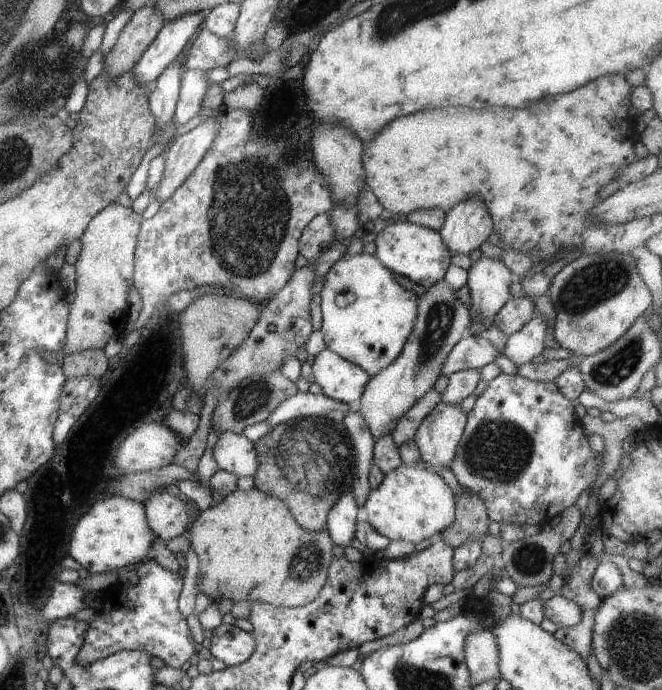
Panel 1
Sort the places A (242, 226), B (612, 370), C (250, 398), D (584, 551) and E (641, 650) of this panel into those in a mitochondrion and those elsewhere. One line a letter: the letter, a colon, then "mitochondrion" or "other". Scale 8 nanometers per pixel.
A: mitochondrion
B: mitochondrion
C: mitochondrion
D: other
E: mitochondrion

